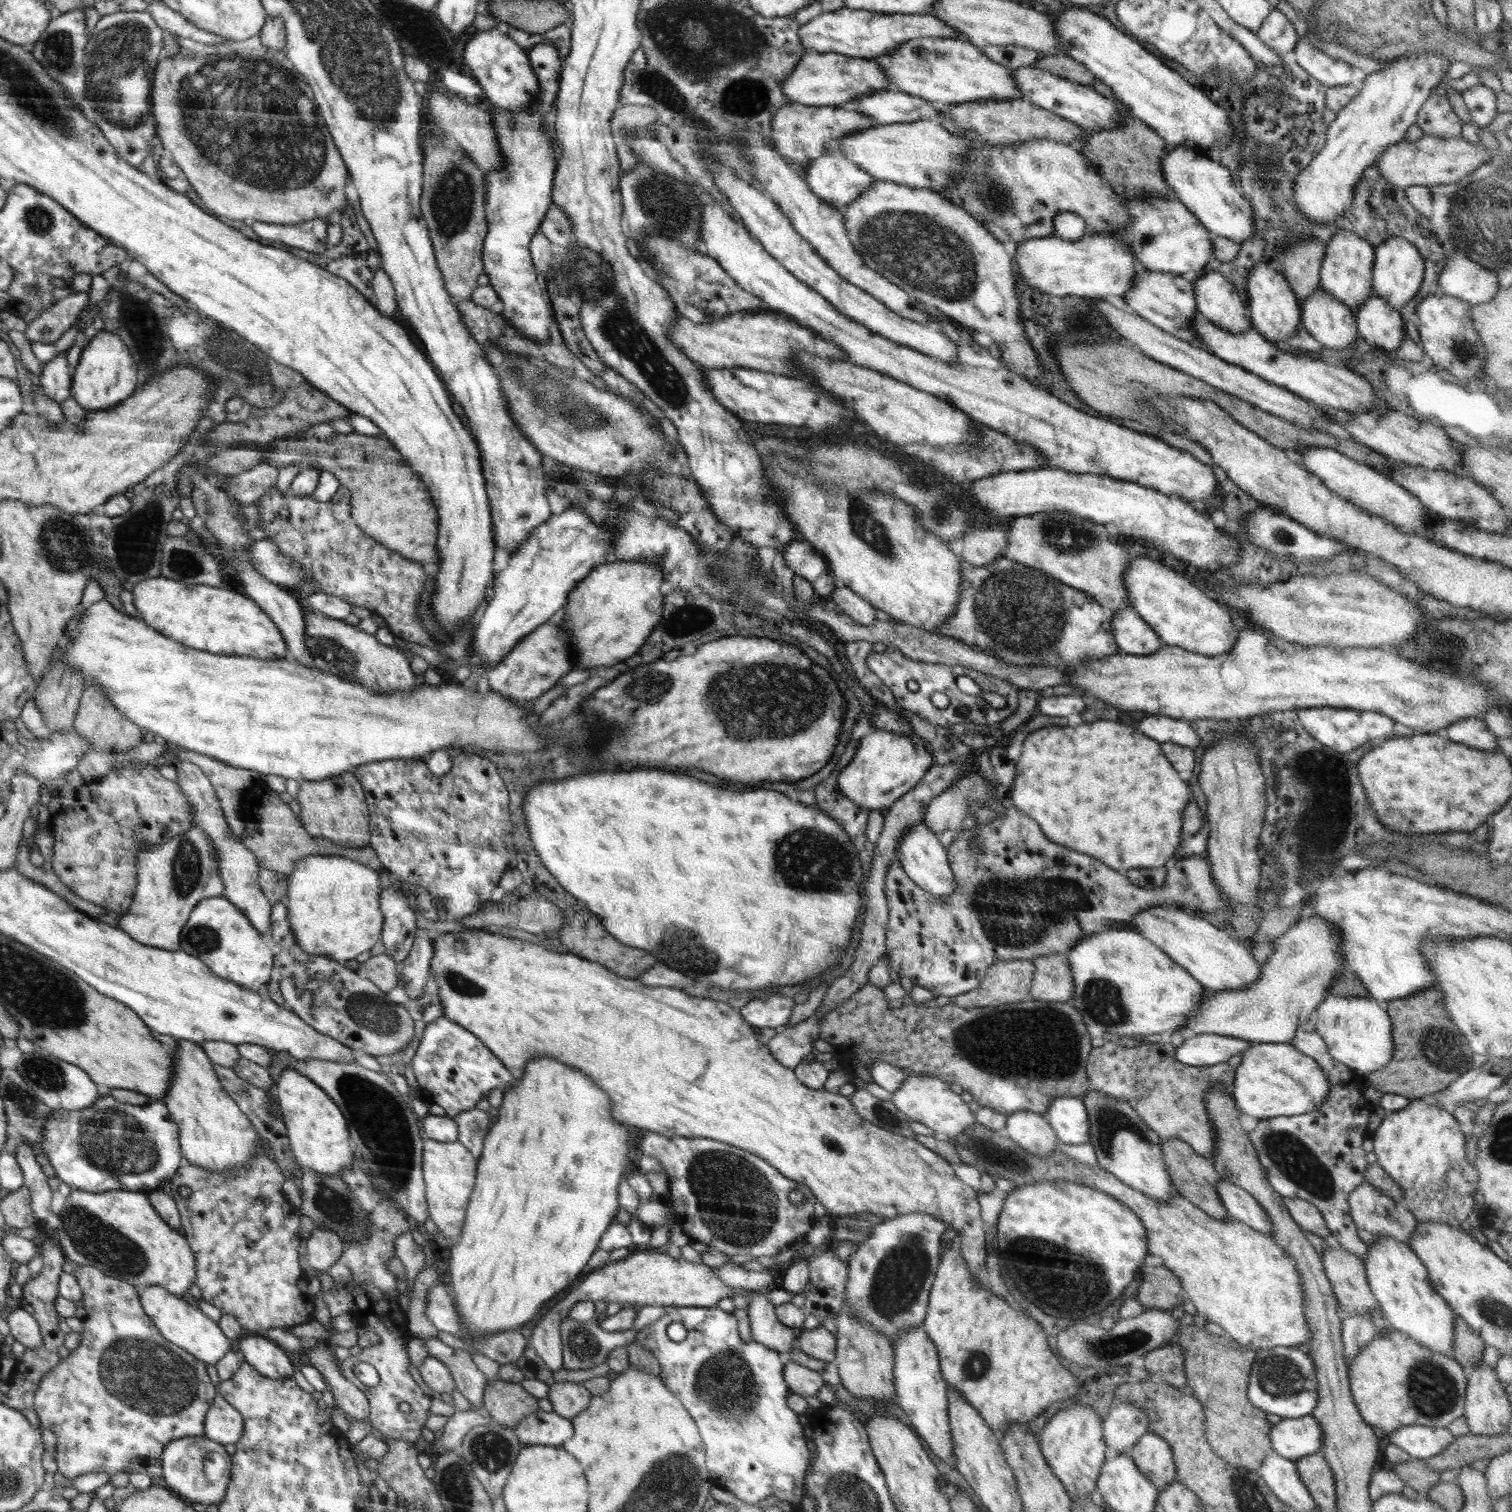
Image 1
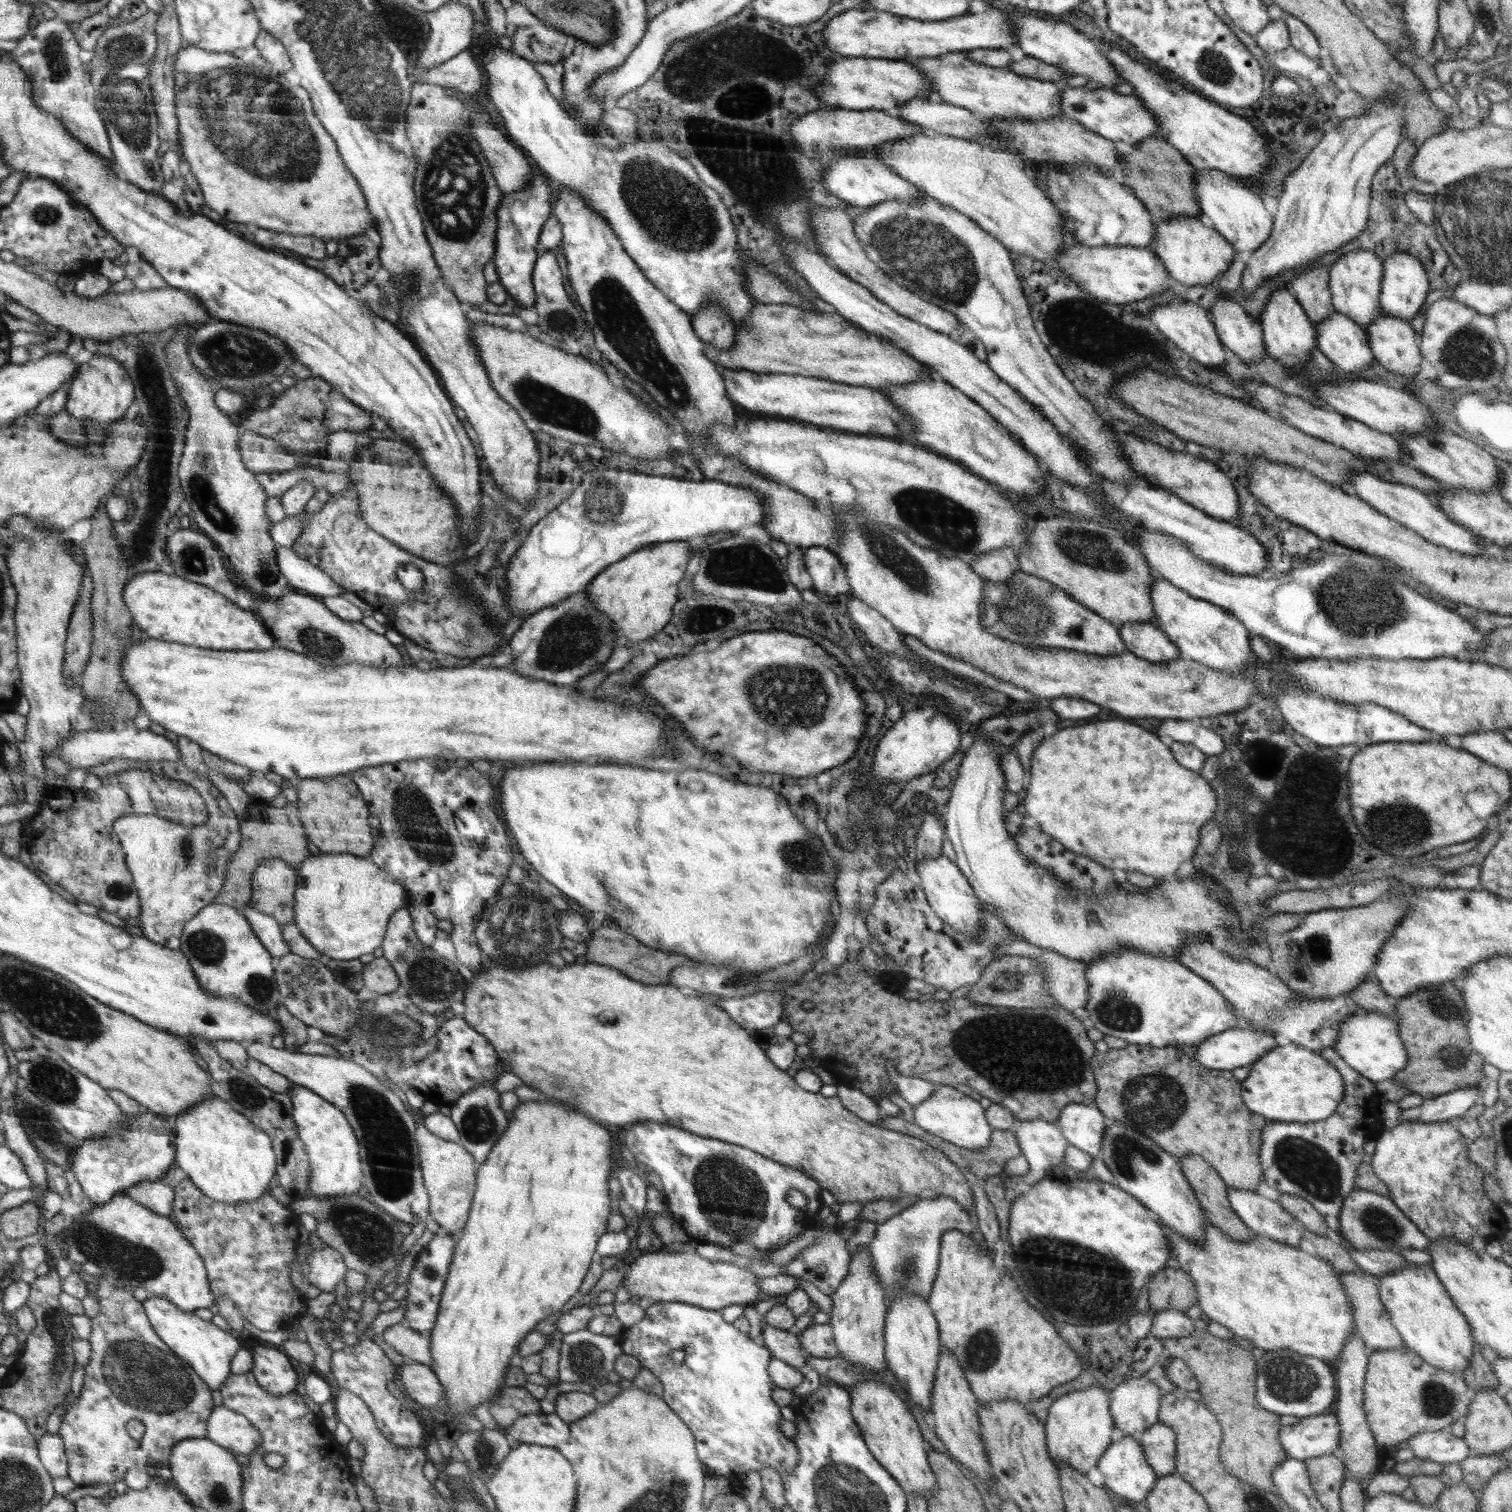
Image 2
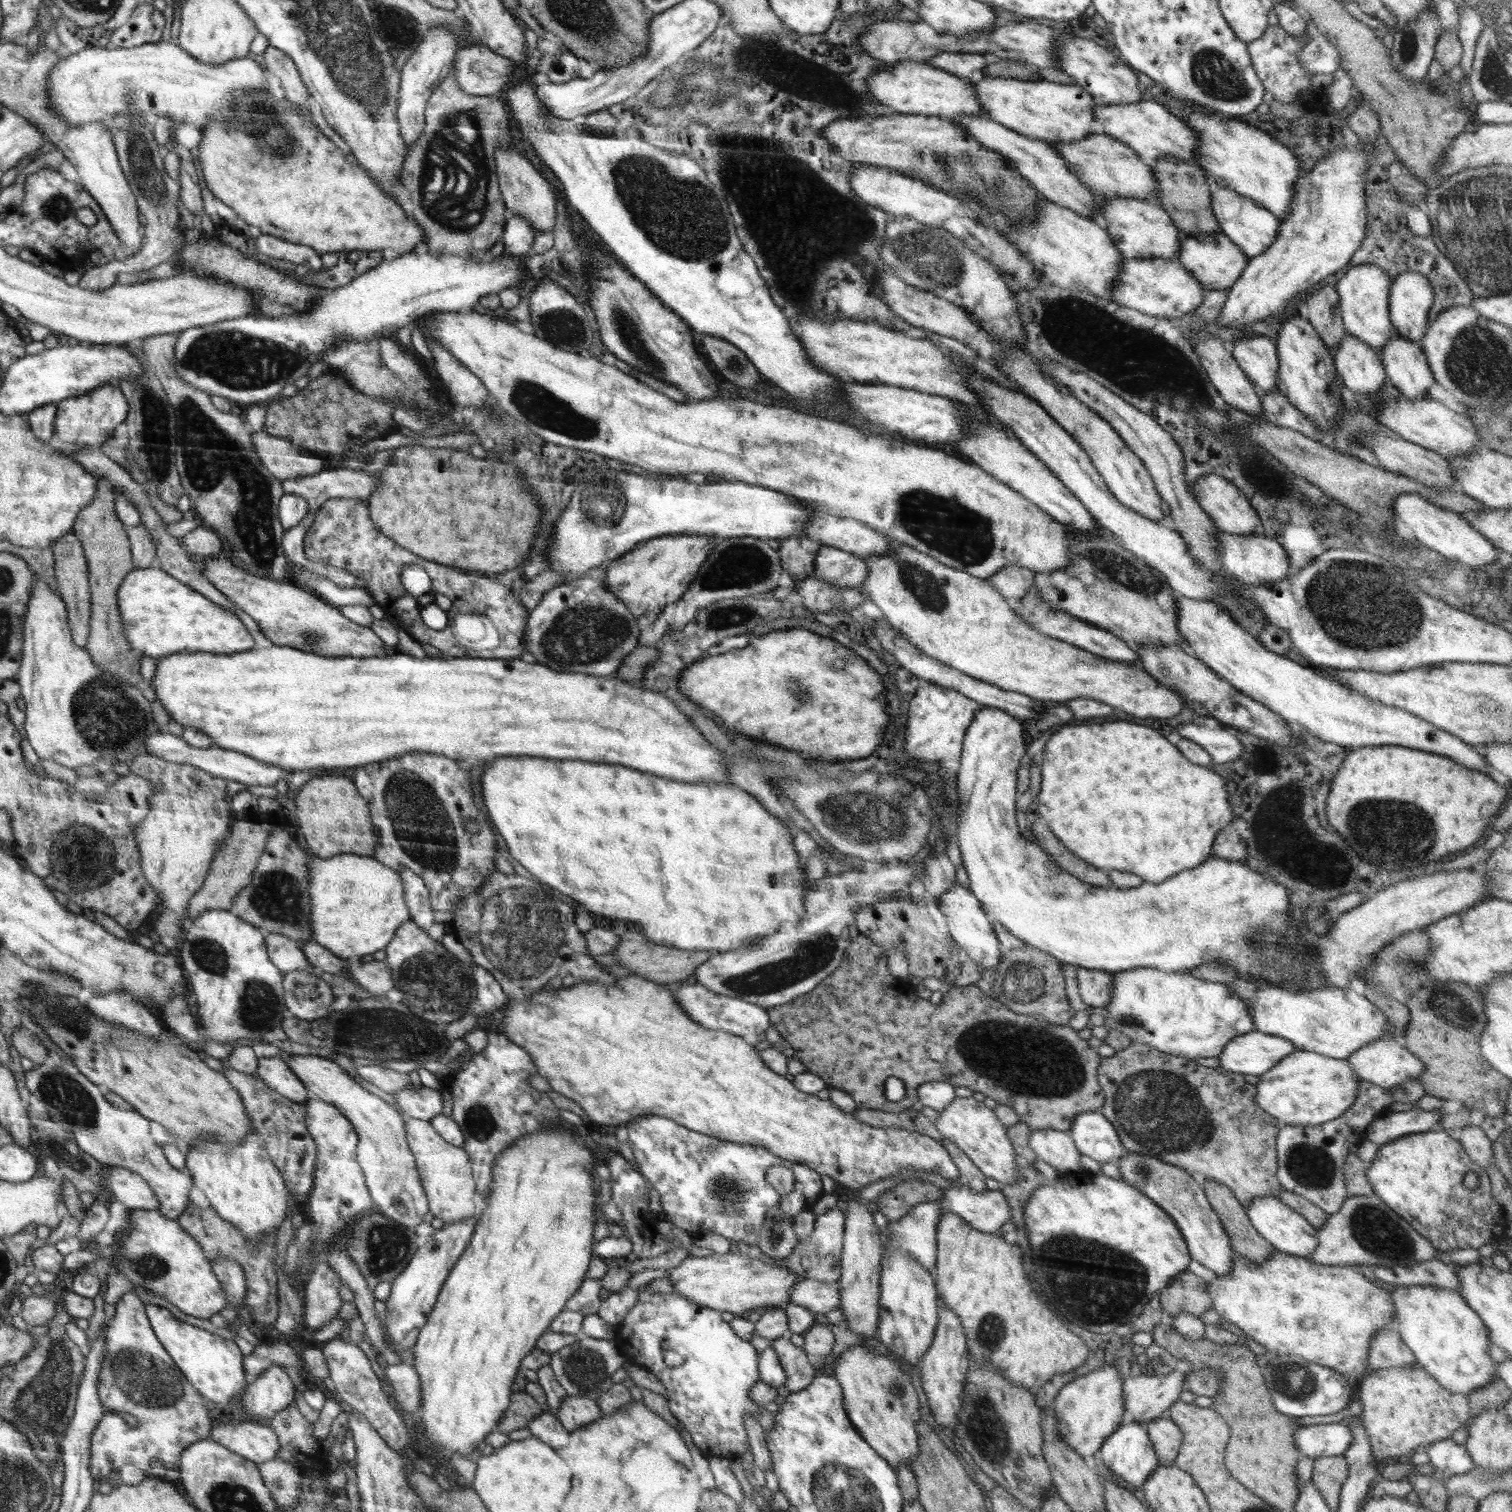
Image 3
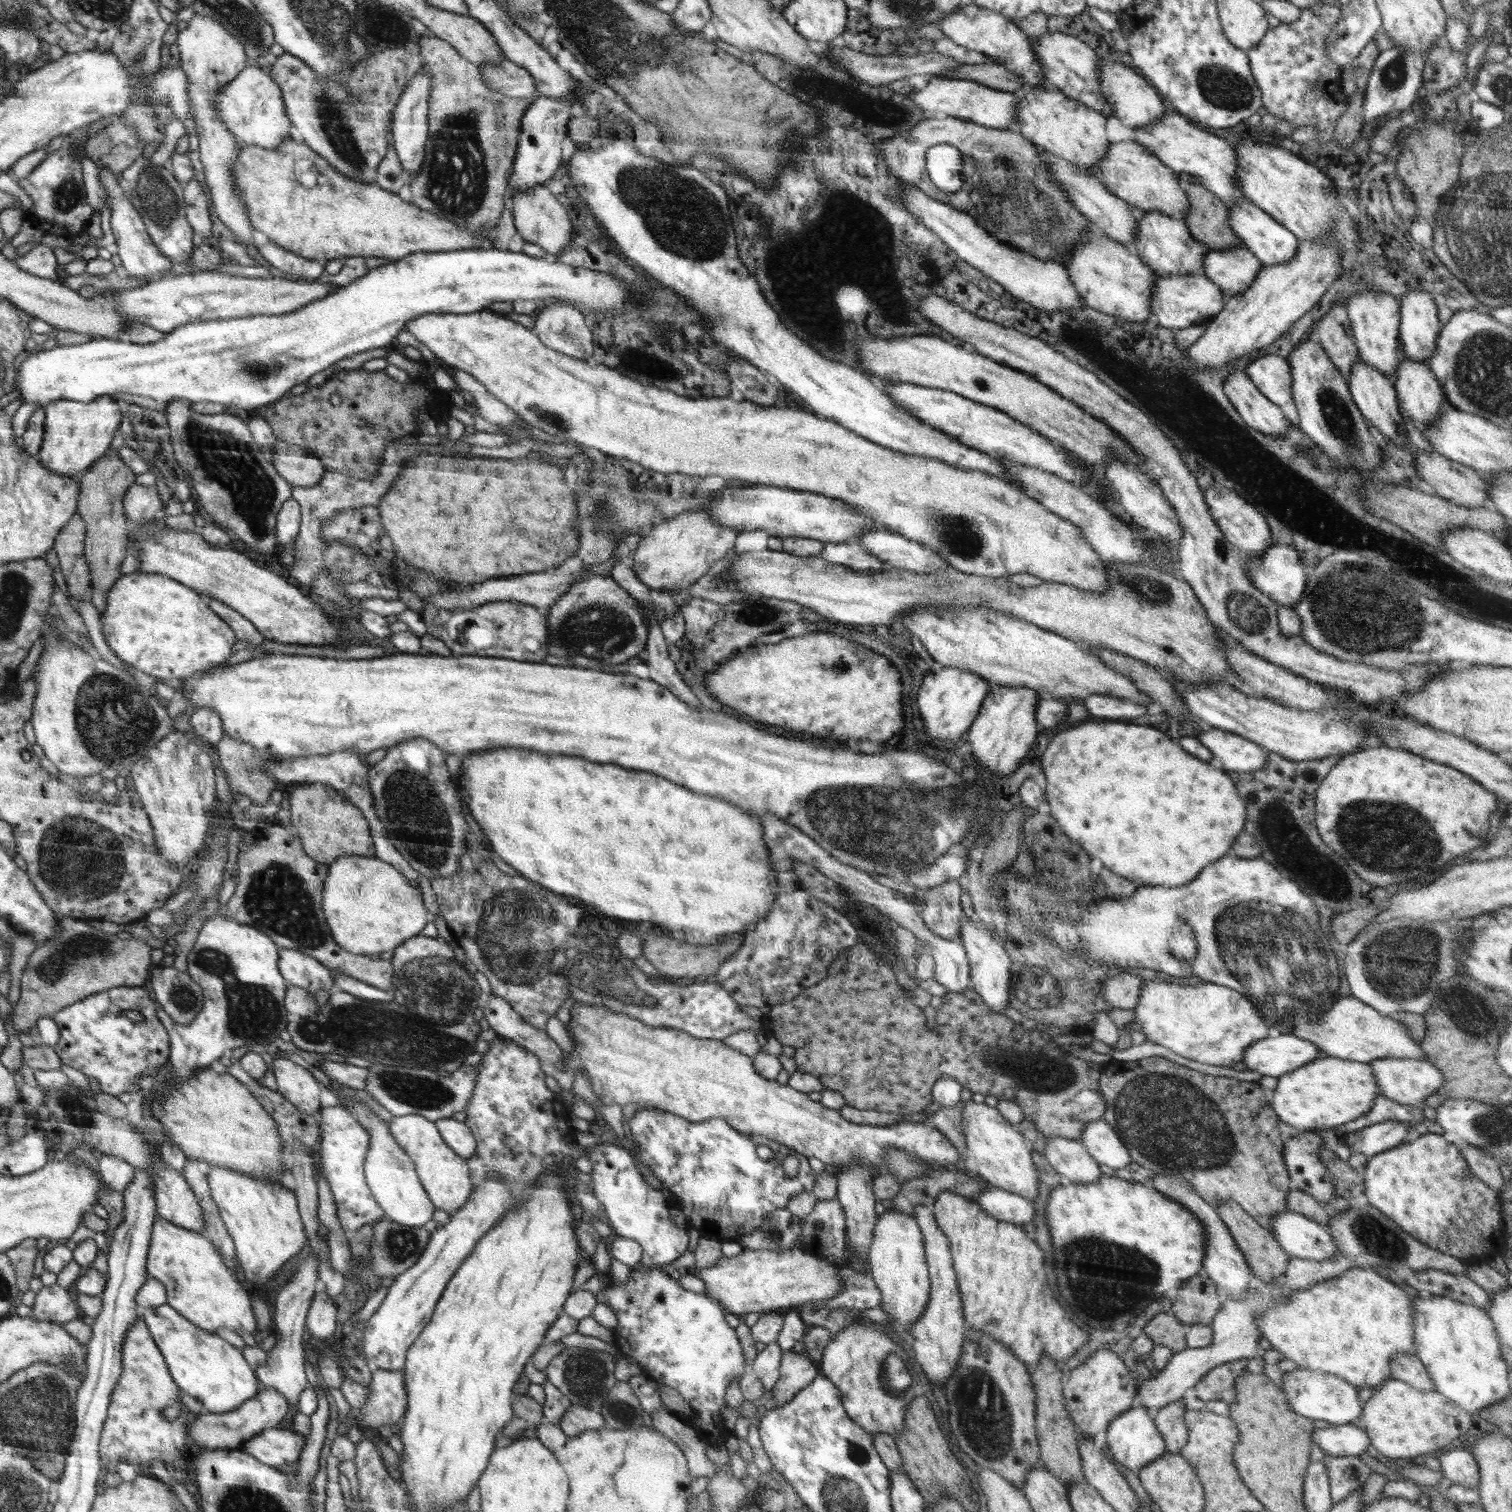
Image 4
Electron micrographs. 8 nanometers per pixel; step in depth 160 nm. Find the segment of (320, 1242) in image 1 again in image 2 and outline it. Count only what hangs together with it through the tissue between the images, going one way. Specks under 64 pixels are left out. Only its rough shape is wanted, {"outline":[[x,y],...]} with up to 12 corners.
{"outline":[[332,1247],[309,1256],[307,1280],[334,1292],[345,1278],[343,1256]]}

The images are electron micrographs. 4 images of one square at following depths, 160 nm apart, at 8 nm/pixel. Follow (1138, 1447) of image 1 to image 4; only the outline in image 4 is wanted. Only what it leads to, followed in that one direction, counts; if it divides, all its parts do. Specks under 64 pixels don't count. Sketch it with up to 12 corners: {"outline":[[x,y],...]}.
{"outline":[[1183,1399],[1168,1404],[1153,1418],[1166,1443],[1178,1453],[1188,1429]]}

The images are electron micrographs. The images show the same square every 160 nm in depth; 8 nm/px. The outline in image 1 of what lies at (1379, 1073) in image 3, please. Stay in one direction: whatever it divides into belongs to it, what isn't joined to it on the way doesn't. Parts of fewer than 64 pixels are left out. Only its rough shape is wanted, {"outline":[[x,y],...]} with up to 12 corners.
{"outline":[[1326,995],[1313,1010],[1328,1054],[1367,1076],[1393,1057],[1374,999]]}

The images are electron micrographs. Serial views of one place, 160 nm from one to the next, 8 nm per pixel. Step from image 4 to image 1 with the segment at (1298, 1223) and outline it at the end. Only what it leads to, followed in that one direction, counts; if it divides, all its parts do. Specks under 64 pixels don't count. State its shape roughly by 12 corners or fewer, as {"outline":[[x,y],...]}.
{"outline":[[1227,1180],[1217,1184],[1229,1217],[1271,1234],[1270,1217],[1252,1195]]}

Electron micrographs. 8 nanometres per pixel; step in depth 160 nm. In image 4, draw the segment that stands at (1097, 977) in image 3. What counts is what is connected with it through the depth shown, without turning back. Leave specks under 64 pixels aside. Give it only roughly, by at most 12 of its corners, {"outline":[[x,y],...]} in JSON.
{"outline":[[1122,969],[1099,995],[1113,1008],[1133,1009],[1148,981]]}

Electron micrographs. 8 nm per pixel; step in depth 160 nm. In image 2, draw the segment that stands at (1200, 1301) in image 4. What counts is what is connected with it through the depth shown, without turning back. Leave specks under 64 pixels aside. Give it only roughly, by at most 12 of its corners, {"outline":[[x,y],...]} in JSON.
{"outline":[[1162,1268],[1151,1278],[1149,1306],[1188,1310],[1198,1302],[1186,1271]]}

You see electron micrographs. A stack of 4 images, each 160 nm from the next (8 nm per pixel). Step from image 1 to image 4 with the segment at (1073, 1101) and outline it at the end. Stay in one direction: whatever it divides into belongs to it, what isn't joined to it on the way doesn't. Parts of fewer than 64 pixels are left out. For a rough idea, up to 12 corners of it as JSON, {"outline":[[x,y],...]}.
{"outline":[[1104,1119],[1092,1121],[1082,1143],[1099,1164],[1123,1169],[1130,1153]]}

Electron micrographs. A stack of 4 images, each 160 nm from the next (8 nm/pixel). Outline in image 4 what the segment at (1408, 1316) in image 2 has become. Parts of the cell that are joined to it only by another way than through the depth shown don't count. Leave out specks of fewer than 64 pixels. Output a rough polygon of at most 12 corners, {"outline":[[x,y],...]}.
{"outline":[[1412,1301],[1413,1350],[1475,1418],[1511,1394],[1485,1309]]}

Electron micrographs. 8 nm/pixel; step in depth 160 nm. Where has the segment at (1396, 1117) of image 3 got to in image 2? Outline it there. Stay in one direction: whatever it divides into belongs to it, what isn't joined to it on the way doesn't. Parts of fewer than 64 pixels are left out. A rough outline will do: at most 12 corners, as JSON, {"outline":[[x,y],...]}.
{"outline":[[1464,1087],[1402,1109],[1400,1121],[1450,1121],[1482,1095]]}

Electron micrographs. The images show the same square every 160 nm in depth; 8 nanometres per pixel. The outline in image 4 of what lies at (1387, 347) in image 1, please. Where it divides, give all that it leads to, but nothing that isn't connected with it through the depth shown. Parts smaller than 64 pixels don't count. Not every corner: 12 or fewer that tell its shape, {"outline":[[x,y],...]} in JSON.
{"outline":[[1404,357],[1393,383],[1399,408],[1422,428],[1444,409],[1428,363]]}

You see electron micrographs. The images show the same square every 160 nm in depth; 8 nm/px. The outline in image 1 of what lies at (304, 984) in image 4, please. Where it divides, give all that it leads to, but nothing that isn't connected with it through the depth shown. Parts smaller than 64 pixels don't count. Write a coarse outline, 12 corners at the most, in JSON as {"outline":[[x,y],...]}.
{"outline":[[178,760],[193,826],[216,845],[224,896],[268,935],[272,905],[256,855],[229,827],[201,768]]}

